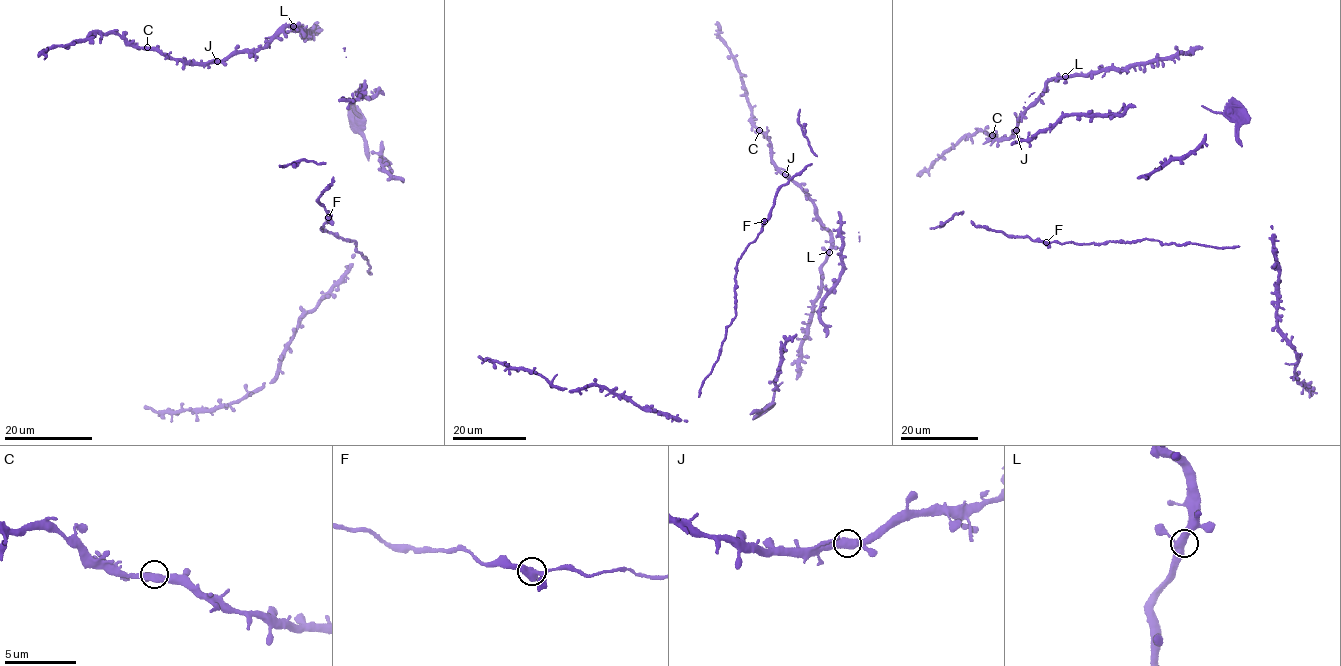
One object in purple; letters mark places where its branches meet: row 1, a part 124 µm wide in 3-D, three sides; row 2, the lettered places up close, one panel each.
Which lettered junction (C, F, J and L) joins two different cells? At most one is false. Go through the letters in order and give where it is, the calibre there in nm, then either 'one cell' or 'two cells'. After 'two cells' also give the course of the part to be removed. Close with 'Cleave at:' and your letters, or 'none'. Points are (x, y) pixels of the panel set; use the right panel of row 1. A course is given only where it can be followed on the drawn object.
C: (992, 135) | 400 nm | one cell
F: (1046, 242) | 400 nm | one cell
J: (1016, 130) | 420 nm | one cell
L: (1065, 76) | 420 nm | one cell
Cleave at: none

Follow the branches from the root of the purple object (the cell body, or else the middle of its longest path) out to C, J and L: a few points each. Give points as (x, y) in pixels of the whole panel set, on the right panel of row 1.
C: (1193, 54), (1179, 54), (1122, 69), (1049, 80), (1020, 114), (1012, 135), (994, 141), (992, 135)
J: (1193, 54), (1179, 54), (1122, 69), (1049, 80), (1020, 114), (1016, 130)
L: (1193, 54), (1158, 58), (1122, 69), (1065, 76)

